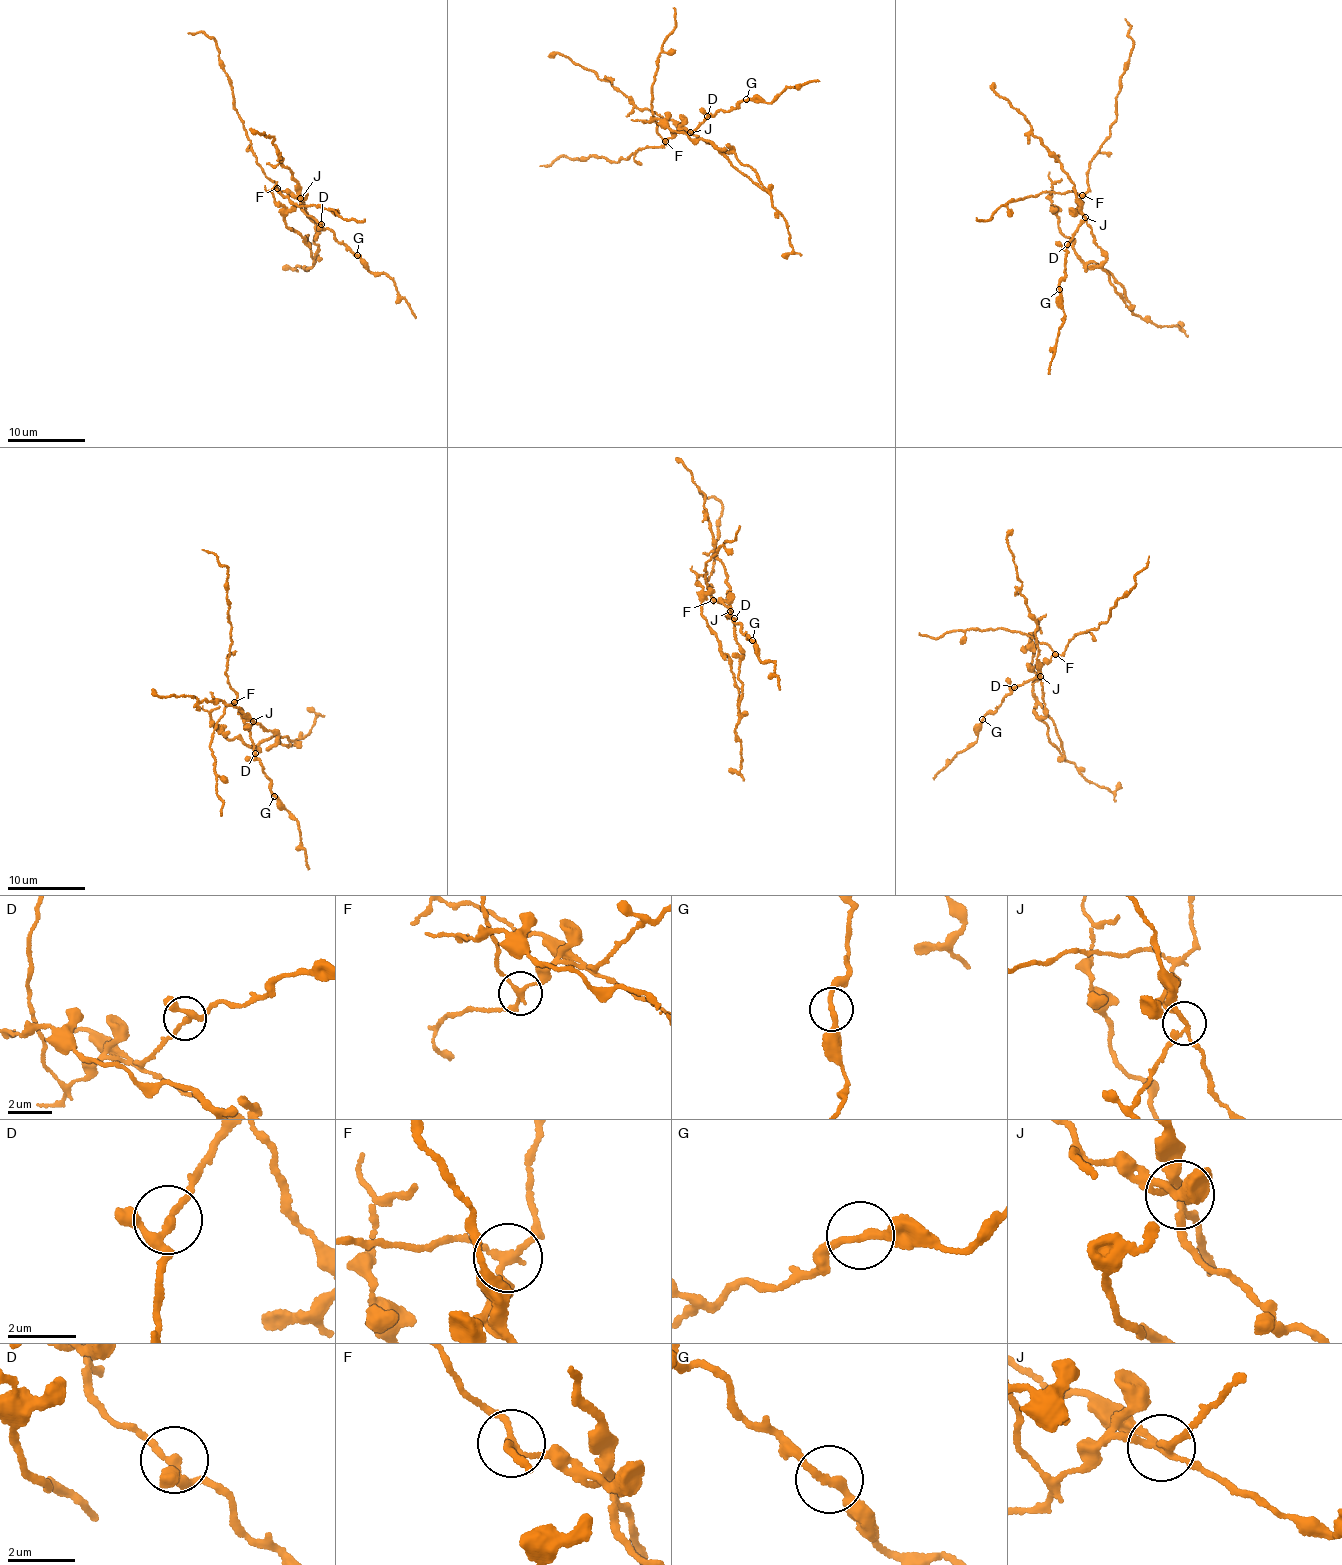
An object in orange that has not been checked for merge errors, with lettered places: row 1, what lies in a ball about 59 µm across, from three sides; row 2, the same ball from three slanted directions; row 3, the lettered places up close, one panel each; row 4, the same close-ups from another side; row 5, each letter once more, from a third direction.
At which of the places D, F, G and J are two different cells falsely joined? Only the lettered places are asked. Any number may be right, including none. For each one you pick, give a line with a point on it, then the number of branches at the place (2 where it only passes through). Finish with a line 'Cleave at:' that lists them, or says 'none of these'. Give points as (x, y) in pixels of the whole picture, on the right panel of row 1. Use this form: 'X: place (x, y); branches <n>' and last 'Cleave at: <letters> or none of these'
F: place (1082, 195); branches 3
J: place (1085, 217); branches 3
Cleave at: F, J

